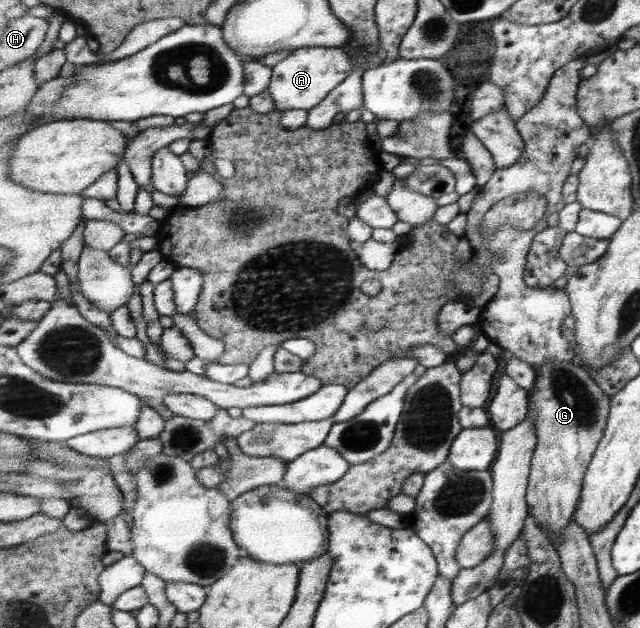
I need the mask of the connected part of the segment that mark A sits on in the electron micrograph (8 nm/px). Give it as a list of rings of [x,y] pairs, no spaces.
[[[311,46],[294,50],[274,66],[269,93],[279,111],[309,110],[318,106],[339,87],[355,69],[350,56],[343,48]]]

